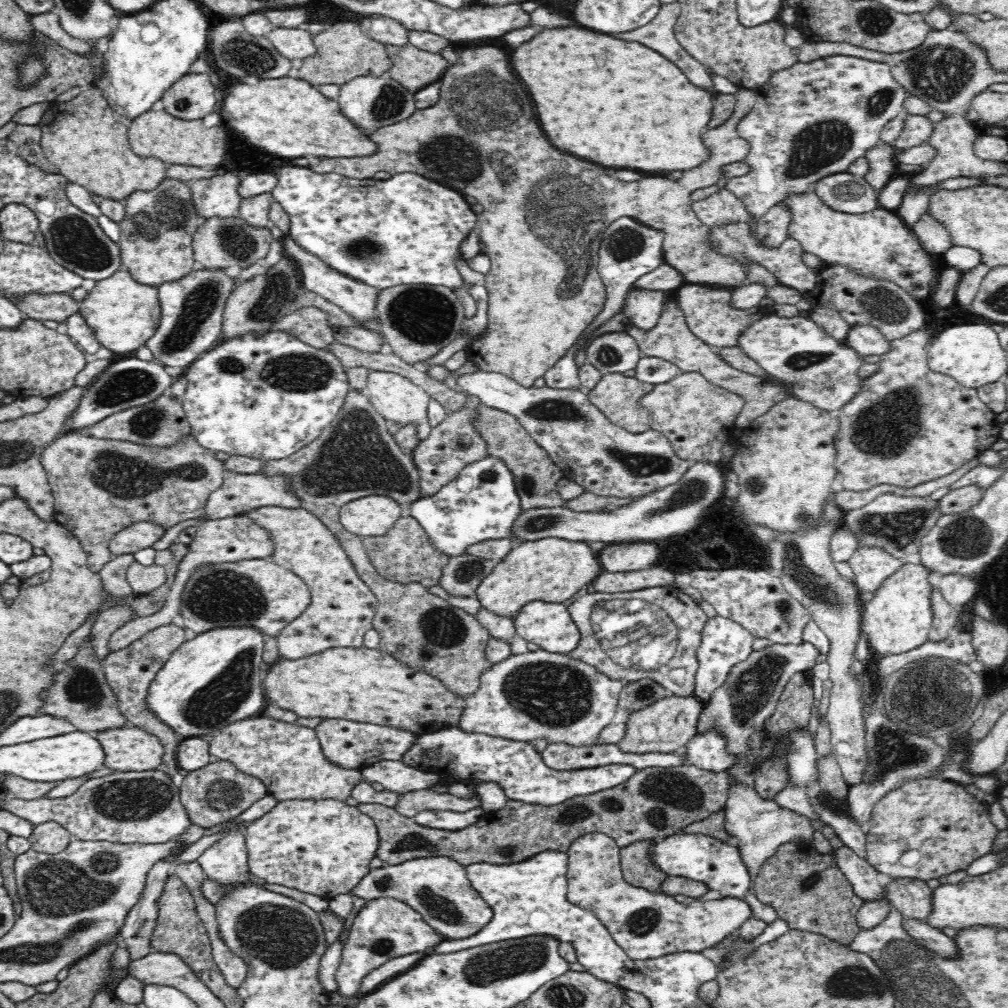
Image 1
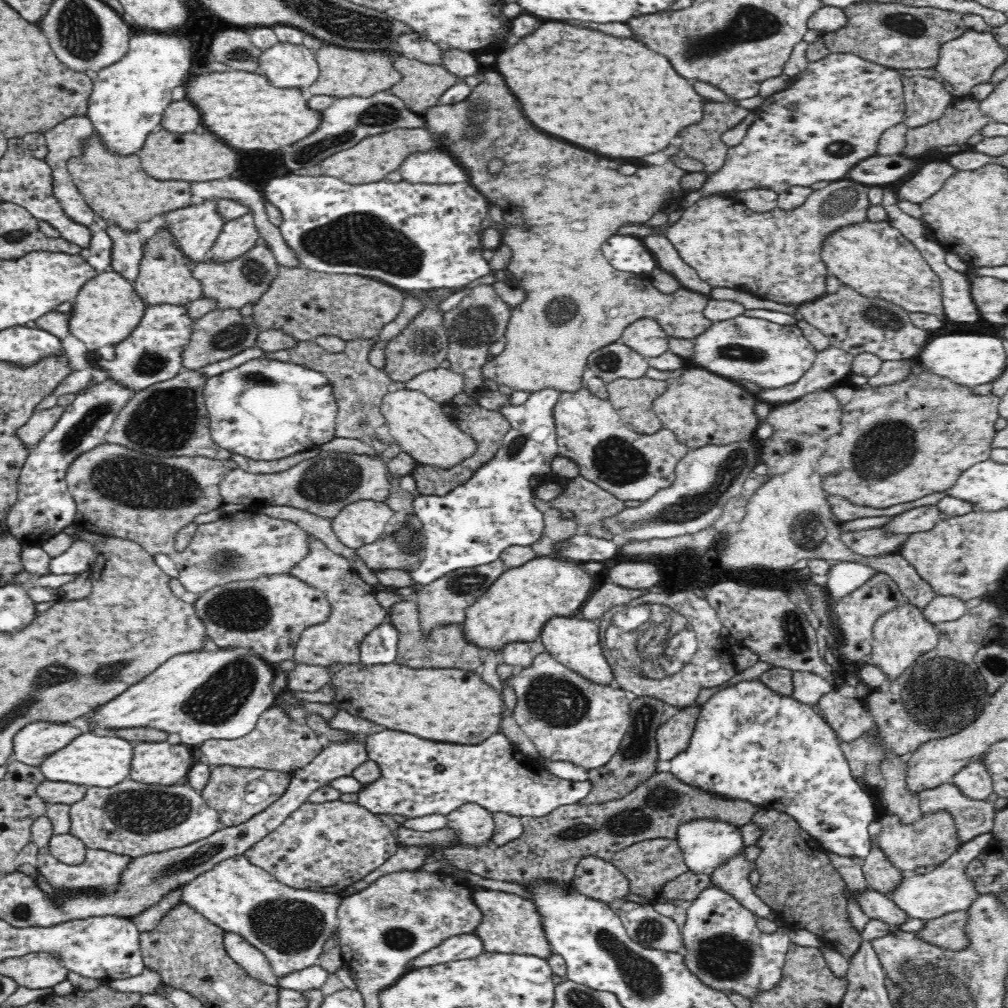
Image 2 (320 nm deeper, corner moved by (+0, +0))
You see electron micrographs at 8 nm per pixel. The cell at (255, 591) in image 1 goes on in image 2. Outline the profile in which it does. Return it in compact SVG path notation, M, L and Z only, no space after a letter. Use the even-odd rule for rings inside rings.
M290 574L215 586L203 593L193 606L216 646L249 650L269 663L292 659L302 632L325 623L332 610L321 590Z

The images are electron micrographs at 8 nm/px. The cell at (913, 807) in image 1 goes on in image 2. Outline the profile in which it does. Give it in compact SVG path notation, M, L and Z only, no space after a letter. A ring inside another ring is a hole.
M944 811L937 812L934 816L922 816L918 822L912 826L907 826L901 822L898 816L890 815L888 812L882 812L878 820L882 824L882 832L876 838L876 843L888 857L888 860L903 873L913 873L918 866L926 866L931 869L932 866L944 862L950 858L962 844L958 839L958 832L951 814L945 814Z

